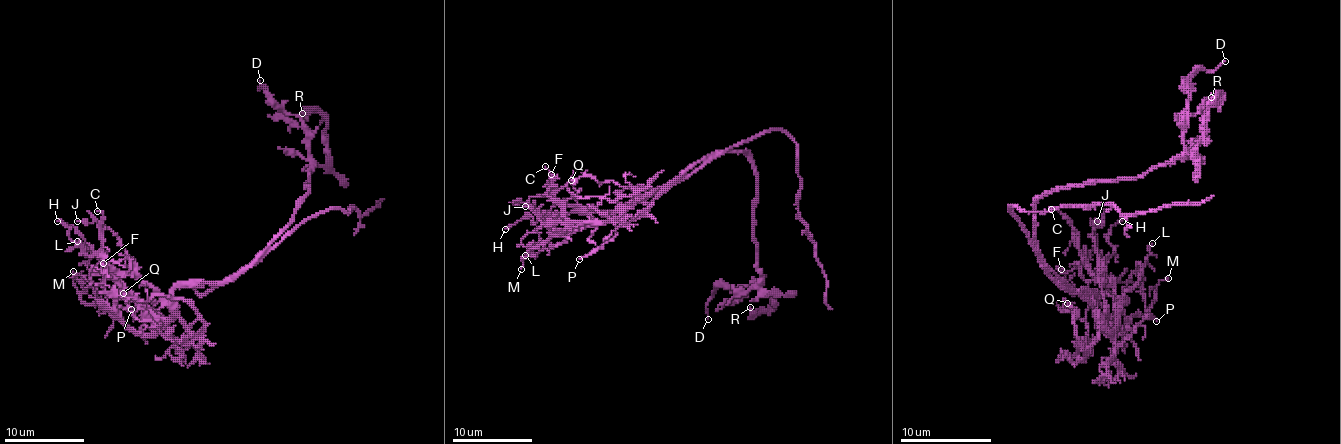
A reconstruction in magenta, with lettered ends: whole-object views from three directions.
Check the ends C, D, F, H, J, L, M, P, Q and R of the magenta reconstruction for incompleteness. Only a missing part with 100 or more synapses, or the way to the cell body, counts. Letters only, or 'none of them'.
none of them

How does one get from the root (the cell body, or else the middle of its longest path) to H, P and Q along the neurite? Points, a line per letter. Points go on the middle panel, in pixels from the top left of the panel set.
H: (716, 152), (631, 198), (611, 220), (567, 222), (557, 212), (547, 212), (535, 222), (523, 216), (505, 229)
P: (716, 152), (690, 164), (665, 184), (631, 198), (621, 206), (621, 214), (613, 225), (615, 235), (579, 259)
Q: (716, 152), (621, 206), (629, 208), (643, 186), (623, 188), (611, 180), (597, 182), (589, 176), (571, 180)

